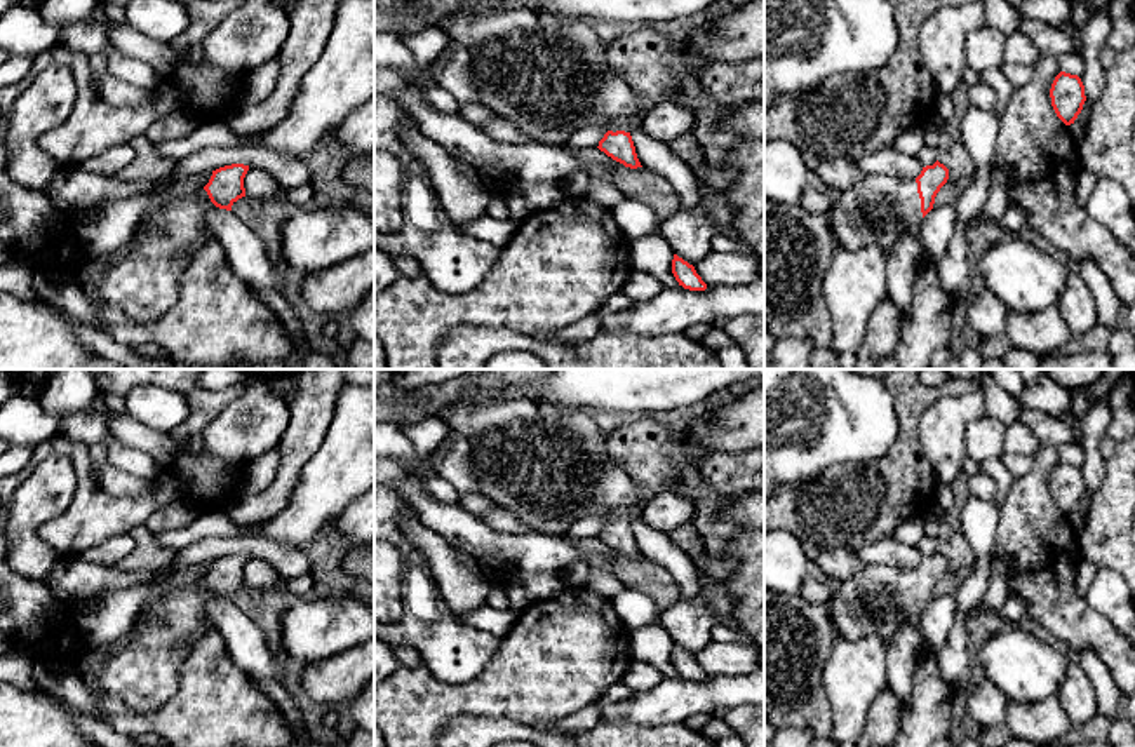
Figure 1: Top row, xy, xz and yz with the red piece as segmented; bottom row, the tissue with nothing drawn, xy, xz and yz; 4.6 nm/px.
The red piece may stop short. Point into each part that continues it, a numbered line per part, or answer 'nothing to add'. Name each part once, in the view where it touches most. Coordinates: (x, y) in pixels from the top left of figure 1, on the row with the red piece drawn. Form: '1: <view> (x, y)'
1: yz (878, 209)

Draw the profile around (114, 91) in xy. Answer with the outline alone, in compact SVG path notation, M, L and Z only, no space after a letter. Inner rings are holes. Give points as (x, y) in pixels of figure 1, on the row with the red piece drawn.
M104 70L99 77L101 99L117 108L138 108L150 103L150 91L139 89Z

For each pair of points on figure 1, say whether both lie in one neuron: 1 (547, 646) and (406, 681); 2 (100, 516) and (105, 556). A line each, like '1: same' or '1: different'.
1: same
2: different

